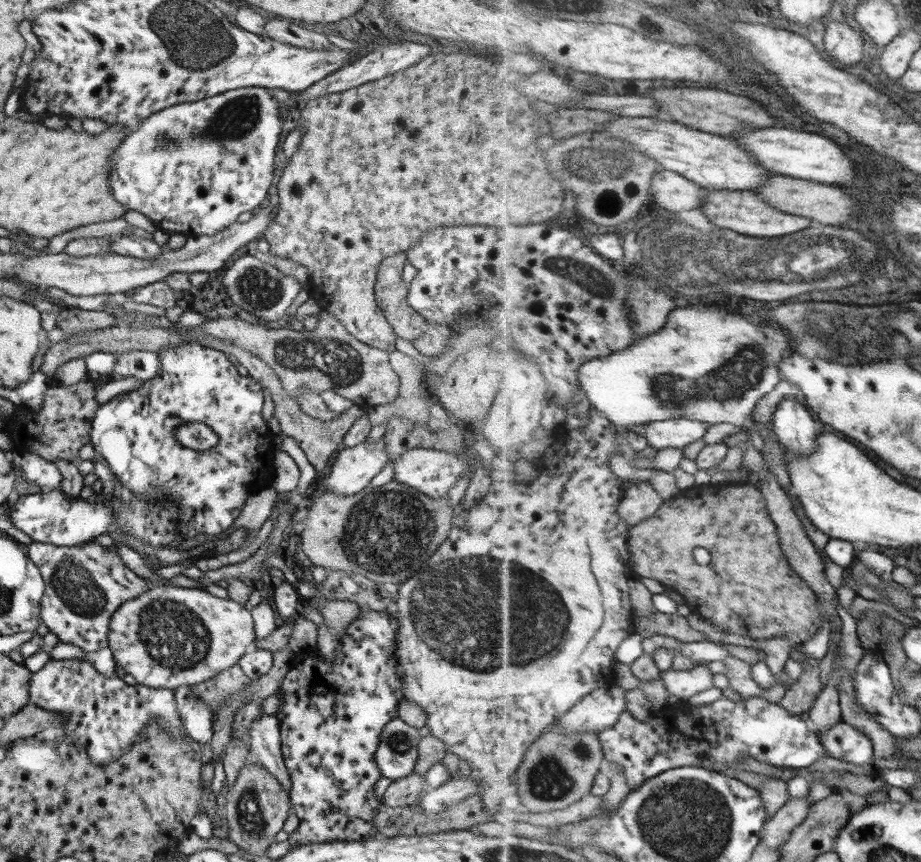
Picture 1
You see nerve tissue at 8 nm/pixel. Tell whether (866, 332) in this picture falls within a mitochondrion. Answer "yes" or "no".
yes

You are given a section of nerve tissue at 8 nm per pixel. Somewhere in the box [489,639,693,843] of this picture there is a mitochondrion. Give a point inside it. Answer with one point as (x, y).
(549, 779)

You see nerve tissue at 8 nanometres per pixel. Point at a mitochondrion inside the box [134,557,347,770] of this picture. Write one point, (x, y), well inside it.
(174, 636)

